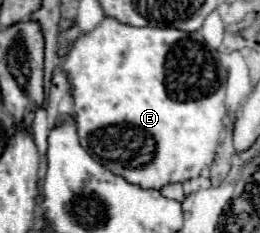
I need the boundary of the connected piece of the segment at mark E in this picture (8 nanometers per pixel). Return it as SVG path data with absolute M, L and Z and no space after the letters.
M105 18L97 28L93 28L91 32L87 32L87 34L83 34L75 40L75 44L71 46L71 50L65 58L63 72L69 78L69 84L73 86L79 142L89 152L89 156L95 158L95 162L101 162L113 174L123 176L127 182L137 184L141 188L159 190L159 188L163 188L167 184L173 184L173 182L185 182L185 180L197 178L201 174L201 170L207 168L213 162L215 146L219 144L221 130L223 130L223 120L225 120L225 114L227 114L227 110L225 110L227 70L221 66L217 54L207 48L207 44L201 36L199 36L199 44L197 44L197 38L193 34L187 34L187 32L181 32L181 30L175 30L175 28L153 28L153 26L135 28L135 26L121 24L115 18Z

